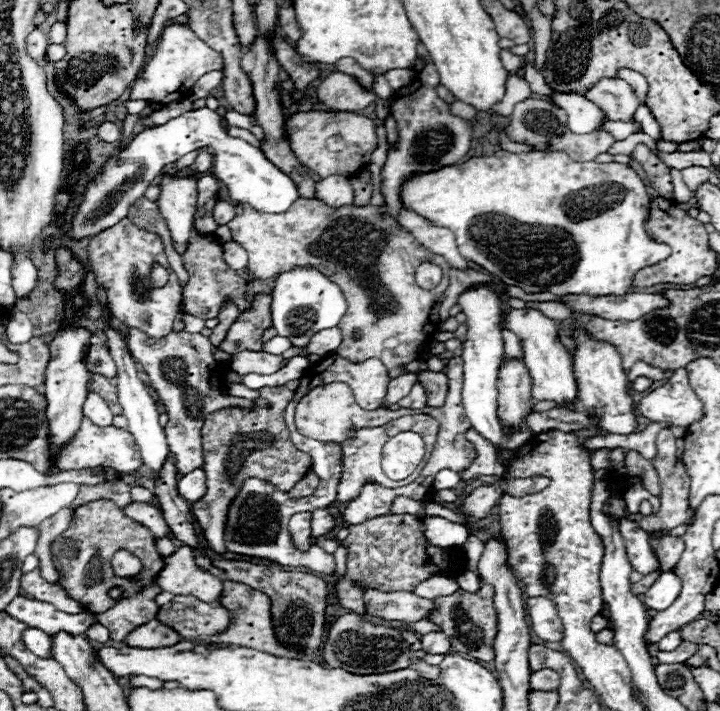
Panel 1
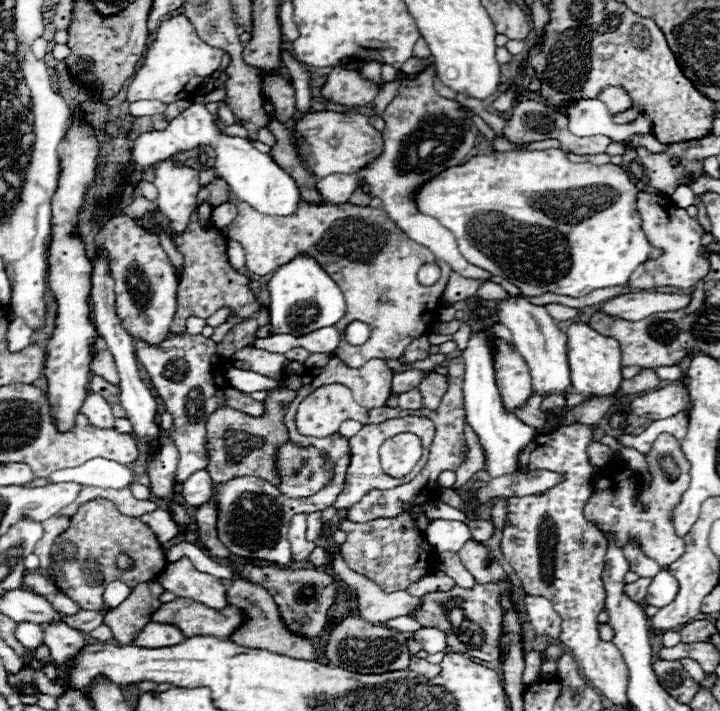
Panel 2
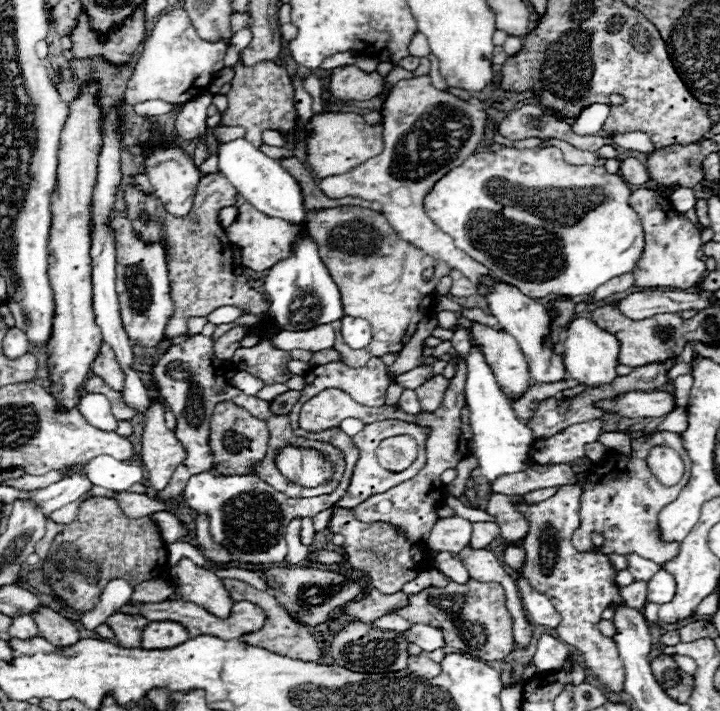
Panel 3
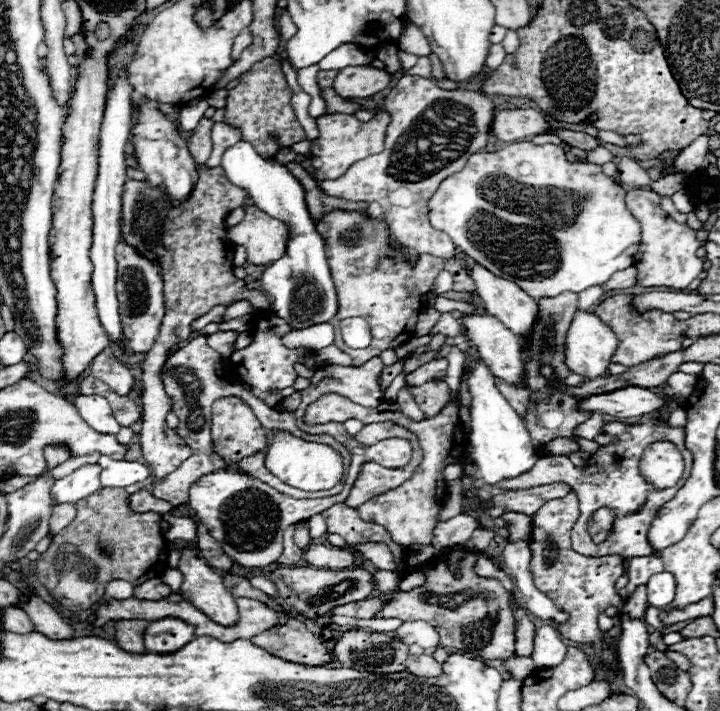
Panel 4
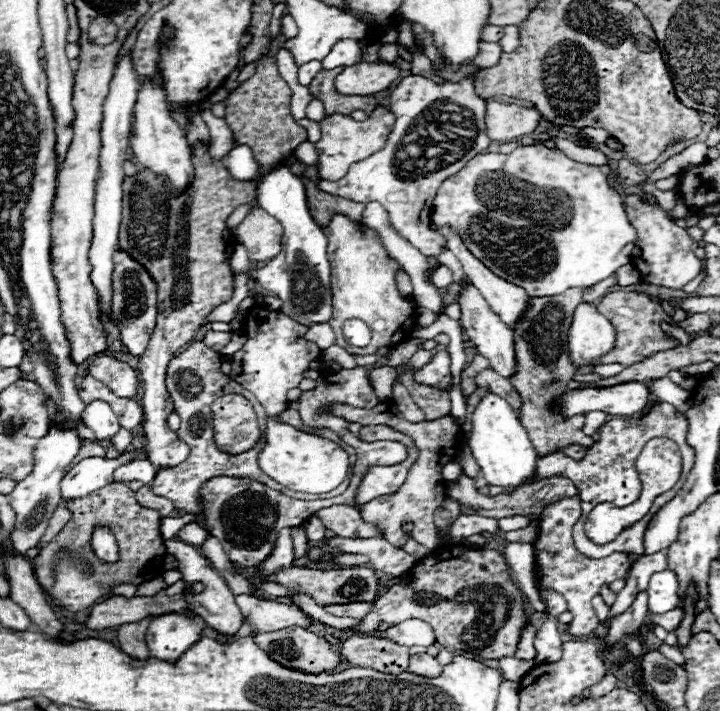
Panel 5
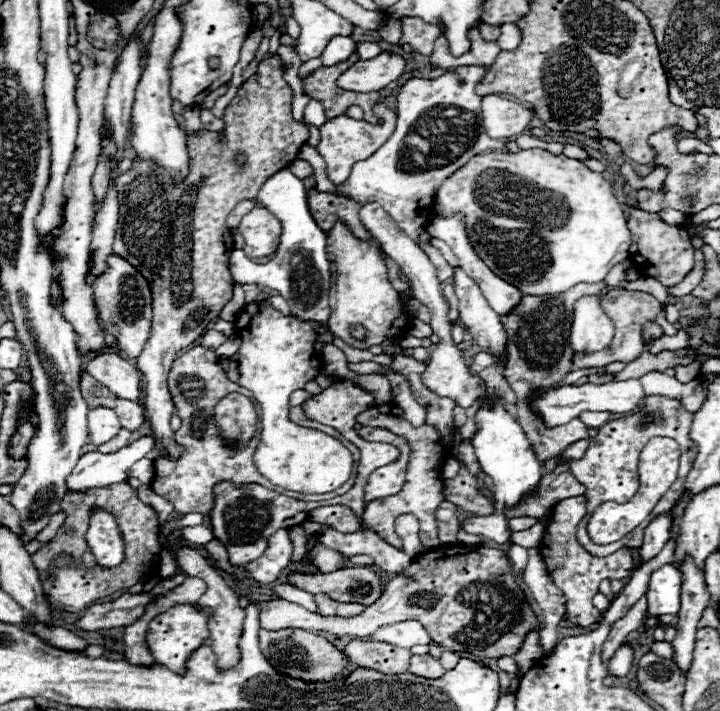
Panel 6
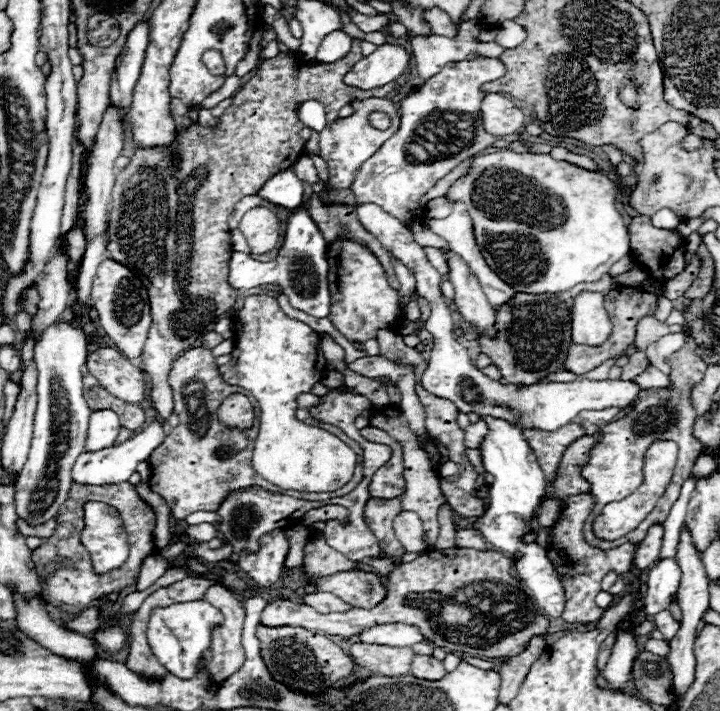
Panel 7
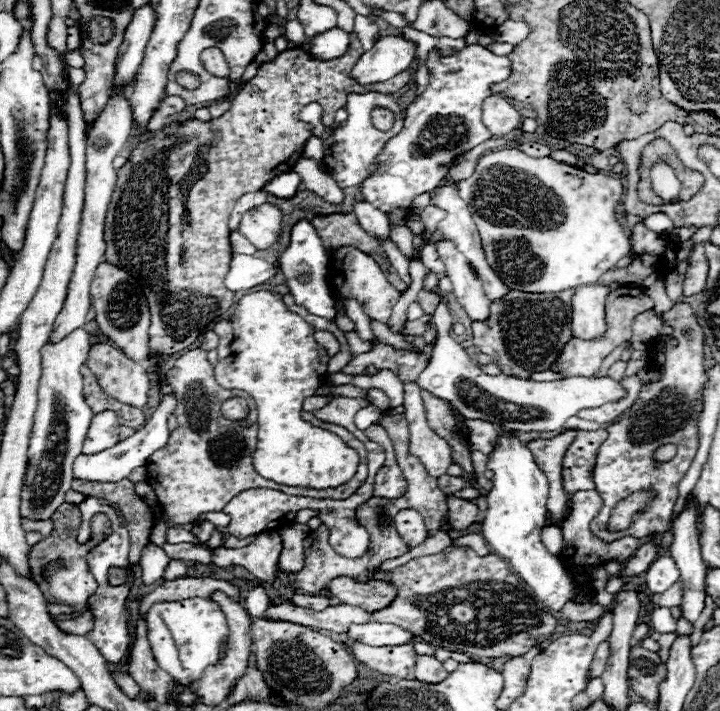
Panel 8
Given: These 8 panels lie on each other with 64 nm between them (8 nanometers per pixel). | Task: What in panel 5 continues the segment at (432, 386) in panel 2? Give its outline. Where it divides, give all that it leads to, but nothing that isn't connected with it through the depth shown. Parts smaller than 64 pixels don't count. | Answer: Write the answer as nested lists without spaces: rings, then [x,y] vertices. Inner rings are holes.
[[[404,364],[396,366],[396,372],[398,372],[400,382],[412,394],[414,402],[424,410],[426,420],[434,420],[434,418],[442,418],[442,416],[450,414],[450,396],[446,392],[440,392],[440,390],[424,384],[418,384],[414,380],[414,370],[406,370]]]

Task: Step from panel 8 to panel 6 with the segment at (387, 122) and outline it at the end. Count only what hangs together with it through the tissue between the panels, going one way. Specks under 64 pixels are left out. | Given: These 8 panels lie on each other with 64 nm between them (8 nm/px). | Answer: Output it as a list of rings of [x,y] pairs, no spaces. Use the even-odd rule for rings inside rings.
[[[354,52],[354,56],[350,56],[350,60],[346,60],[342,64],[320,66],[318,70],[314,70],[312,74],[308,74],[302,80],[304,92],[310,94],[314,100],[320,100],[324,104],[328,118],[334,118],[334,116],[344,114],[344,110],[354,104],[354,106],[360,106],[362,108],[366,121],[372,124],[378,124],[380,118],[373,113],[372,104],[382,98],[382,90],[380,92],[370,92],[370,94],[344,92],[336,84],[338,76],[342,72],[346,72],[346,68],[350,68],[354,62],[358,62],[358,52]]]

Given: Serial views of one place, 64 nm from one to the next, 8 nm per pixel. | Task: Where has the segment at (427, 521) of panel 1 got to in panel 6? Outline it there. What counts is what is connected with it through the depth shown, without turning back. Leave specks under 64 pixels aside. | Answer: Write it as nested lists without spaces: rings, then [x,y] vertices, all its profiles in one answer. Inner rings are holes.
[[[498,400],[496,410],[490,408],[482,408],[476,412],[476,436],[472,440],[472,446],[476,450],[476,458],[482,466],[482,472],[486,476],[490,476],[494,480],[494,492],[492,492],[492,500],[494,500],[494,512],[490,516],[474,516],[462,522],[460,528],[464,528],[470,534],[480,534],[488,540],[494,540],[496,544],[512,544],[510,536],[514,534],[508,528],[508,518],[506,518],[506,510],[514,508],[522,496],[532,494],[538,488],[538,482],[544,476],[544,470],[522,430],[522,426],[512,418],[512,414],[504,408],[502,400]]]

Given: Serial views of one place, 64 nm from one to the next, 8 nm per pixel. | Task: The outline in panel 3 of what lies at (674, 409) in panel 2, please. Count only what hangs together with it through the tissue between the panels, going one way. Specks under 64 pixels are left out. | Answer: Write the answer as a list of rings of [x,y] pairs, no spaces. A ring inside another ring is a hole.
[[[626,392],[612,400],[596,402],[598,408],[626,418],[660,418],[674,410],[674,396],[668,392]]]

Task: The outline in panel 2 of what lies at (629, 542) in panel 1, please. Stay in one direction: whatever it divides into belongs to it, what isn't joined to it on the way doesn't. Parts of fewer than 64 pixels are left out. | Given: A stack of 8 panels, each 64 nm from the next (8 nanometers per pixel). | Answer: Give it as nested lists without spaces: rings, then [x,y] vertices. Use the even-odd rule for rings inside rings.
[[[628,544],[624,548],[624,552],[626,552],[626,560],[630,564],[630,570],[636,572],[640,578],[654,578],[654,574],[660,570],[660,566],[654,560],[646,558],[640,552],[640,548],[636,548],[634,544]]]

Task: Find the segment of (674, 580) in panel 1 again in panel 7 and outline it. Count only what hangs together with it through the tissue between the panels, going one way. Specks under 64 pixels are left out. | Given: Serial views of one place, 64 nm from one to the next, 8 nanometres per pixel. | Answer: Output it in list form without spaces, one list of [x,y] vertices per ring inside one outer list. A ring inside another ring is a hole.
[[[672,558],[658,560],[648,570],[646,580],[646,596],[644,596],[644,612],[648,616],[654,616],[662,610],[670,610],[676,622],[681,621],[681,610],[674,597],[680,586],[680,568]]]

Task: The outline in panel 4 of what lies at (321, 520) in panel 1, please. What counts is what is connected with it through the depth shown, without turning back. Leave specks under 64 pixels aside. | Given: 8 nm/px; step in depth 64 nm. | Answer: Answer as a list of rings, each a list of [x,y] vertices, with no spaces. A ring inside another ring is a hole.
[[[300,522],[296,524],[296,530],[294,530],[294,542],[298,548],[306,550],[310,546],[310,534],[308,534],[308,524],[306,522]]]

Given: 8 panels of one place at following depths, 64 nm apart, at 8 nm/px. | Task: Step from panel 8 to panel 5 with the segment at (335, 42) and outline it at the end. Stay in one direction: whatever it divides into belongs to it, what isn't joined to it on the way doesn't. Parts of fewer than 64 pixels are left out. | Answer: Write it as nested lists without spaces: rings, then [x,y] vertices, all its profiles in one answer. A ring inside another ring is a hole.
[[[338,40],[338,44],[334,44],[330,54],[324,56],[322,68],[332,70],[336,66],[352,66],[360,62],[360,56],[362,54],[360,54],[356,40]]]

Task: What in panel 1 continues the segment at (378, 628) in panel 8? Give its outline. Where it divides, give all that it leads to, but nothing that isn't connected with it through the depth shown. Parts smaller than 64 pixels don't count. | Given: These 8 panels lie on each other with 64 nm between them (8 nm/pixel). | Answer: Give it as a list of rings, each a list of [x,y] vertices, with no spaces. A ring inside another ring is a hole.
[[[428,632],[420,638],[420,642],[422,642],[422,650],[426,650],[428,654],[448,654],[450,650],[448,636],[442,632]]]

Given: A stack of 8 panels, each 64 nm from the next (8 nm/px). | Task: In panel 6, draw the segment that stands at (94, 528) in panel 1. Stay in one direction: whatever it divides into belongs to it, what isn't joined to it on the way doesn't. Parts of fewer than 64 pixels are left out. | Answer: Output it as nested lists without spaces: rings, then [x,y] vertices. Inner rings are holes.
[[[120,482],[104,488],[90,488],[86,492],[67,492],[60,510],[66,514],[66,520],[58,530],[58,536],[54,536],[50,544],[44,544],[36,554],[32,554],[32,562],[38,570],[50,606],[54,608],[64,606],[62,610],[66,612],[82,612],[90,608],[98,598],[134,586],[142,578],[142,572],[148,572],[148,568],[158,562],[158,554],[162,552],[162,546],[158,542],[156,512],[136,496],[136,490],[128,482]],[[92,506],[102,506],[104,510],[112,512],[116,516],[116,522],[120,524],[120,532],[126,544],[126,558],[116,568],[100,568],[90,548],[86,546],[84,536],[88,530]]]

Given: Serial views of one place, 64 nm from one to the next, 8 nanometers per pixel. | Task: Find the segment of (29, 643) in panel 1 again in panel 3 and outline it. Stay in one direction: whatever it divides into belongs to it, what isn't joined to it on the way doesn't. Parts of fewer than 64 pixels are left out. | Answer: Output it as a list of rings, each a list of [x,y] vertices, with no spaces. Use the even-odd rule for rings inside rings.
[[[14,616],[10,624],[10,636],[18,636],[22,640],[38,636],[38,628],[30,616]]]

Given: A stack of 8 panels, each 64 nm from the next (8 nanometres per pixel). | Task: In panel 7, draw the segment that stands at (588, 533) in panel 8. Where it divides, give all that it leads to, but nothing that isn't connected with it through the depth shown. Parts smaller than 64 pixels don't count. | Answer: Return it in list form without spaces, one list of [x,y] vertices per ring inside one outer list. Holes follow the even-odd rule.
[[[586,492],[586,494],[576,494],[566,498],[562,514],[558,518],[558,522],[554,524],[554,548],[548,552],[550,560],[558,566],[560,576],[562,576],[562,584],[566,588],[566,606],[562,612],[562,620],[574,624],[574,622],[598,622],[604,614],[604,608],[596,606],[594,598],[600,592],[600,580],[606,576],[606,572],[616,570],[616,572],[628,572],[634,560],[634,552],[636,552],[636,544],[624,542],[618,548],[610,550],[610,556],[602,556],[602,552],[594,546],[590,546],[584,540],[584,522],[590,516],[592,508],[596,504],[596,498]]]

